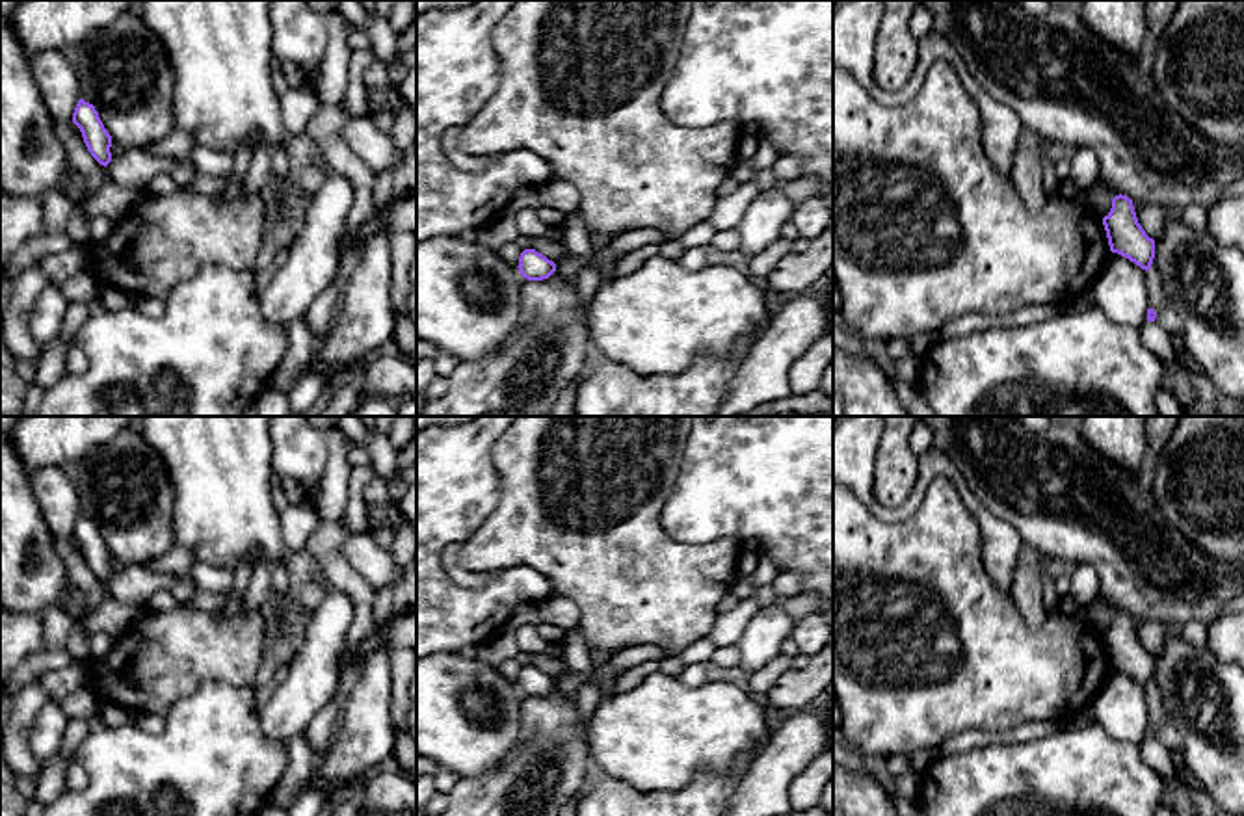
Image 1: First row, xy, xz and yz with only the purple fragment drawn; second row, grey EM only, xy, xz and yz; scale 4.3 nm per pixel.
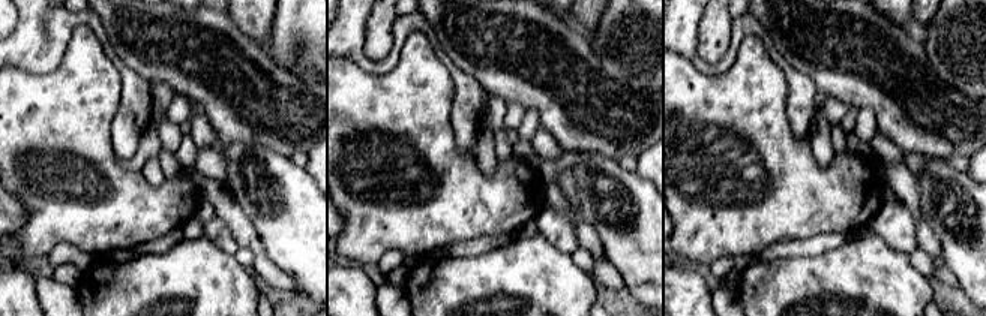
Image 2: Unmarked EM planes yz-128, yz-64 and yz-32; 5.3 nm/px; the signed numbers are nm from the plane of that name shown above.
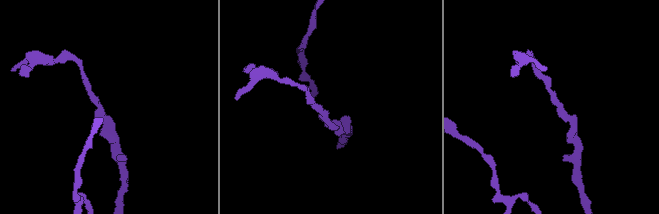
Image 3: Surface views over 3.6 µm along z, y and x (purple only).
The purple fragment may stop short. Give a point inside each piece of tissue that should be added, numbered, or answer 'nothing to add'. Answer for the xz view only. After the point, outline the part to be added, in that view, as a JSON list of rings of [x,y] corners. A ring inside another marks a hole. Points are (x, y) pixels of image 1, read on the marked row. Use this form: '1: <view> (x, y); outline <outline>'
nothing to add

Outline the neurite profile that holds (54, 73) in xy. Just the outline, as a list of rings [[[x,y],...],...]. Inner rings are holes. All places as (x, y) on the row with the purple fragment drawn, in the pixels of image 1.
[[[39,50],[30,56],[30,67],[39,95],[54,121],[71,123],[80,100],[80,80],[73,54],[61,50]]]

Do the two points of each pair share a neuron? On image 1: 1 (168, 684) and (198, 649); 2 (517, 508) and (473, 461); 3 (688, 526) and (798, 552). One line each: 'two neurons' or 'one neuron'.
1: one neuron
2: two neurons
3: one neuron

